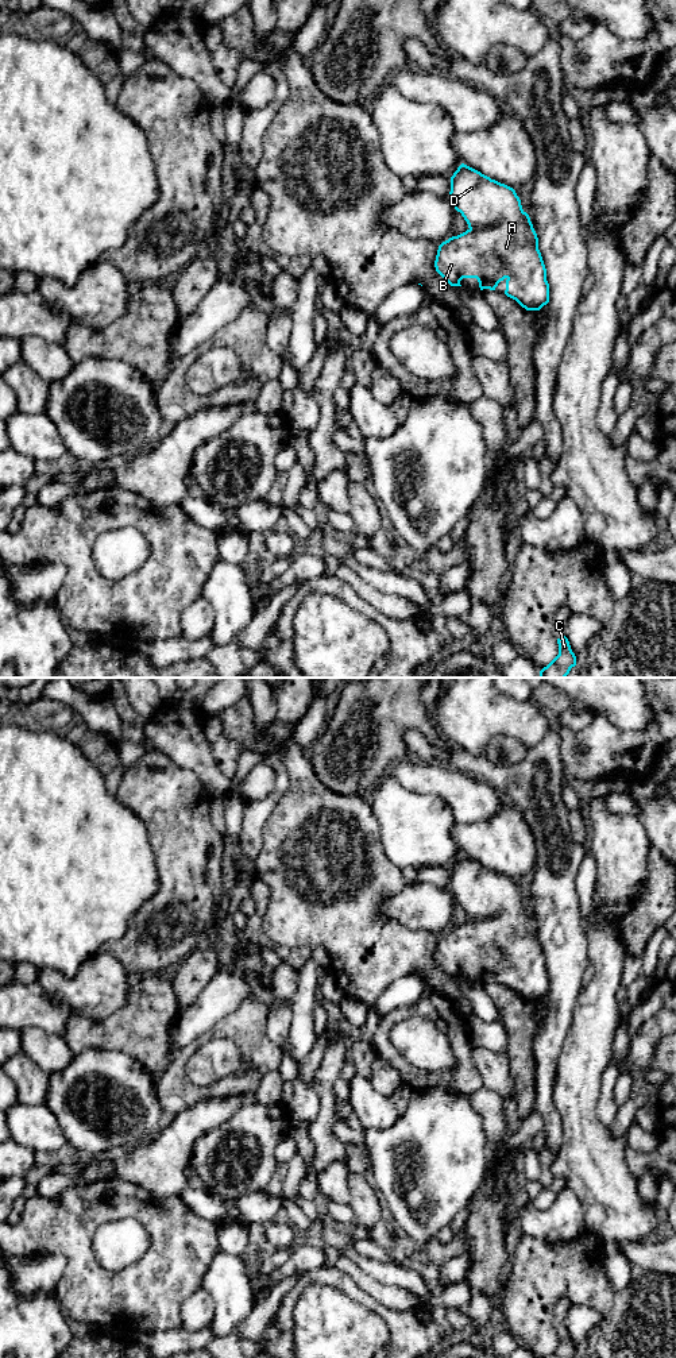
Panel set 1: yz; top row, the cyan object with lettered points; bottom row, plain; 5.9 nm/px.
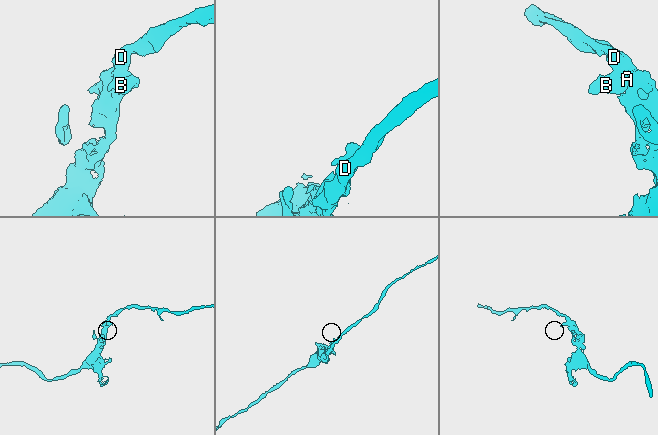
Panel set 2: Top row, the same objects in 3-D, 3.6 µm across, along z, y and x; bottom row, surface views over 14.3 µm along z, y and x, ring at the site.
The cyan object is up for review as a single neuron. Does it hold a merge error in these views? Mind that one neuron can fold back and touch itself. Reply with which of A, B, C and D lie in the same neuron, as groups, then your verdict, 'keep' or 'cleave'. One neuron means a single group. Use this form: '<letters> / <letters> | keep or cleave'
A B C D | keep

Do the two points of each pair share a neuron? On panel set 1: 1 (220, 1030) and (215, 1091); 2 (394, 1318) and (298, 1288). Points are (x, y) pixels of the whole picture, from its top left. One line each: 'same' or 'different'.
1: same
2: same

